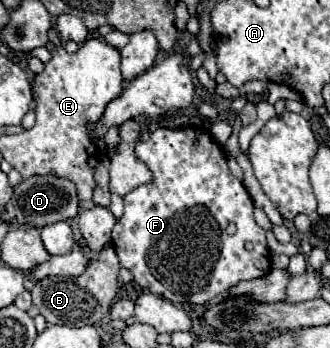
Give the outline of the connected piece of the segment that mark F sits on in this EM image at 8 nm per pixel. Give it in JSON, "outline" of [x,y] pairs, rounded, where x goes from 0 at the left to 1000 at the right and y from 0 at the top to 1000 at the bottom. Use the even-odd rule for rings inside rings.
{"outline":[[[561,362],[561,368],[476,368],[445,408],[415,408],[409,420],[409,443],[427,466],[439,466],[452,477],[452,489],[464,494],[464,523],[439,529],[439,534],[421,534],[409,546],[397,546],[373,575],[379,575],[379,615],[355,632],[348,655],[342,655],[342,707],[348,707],[348,724],[361,736],[361,753],[367,764],[391,770],[397,787],[403,787],[403,805],[427,822],[427,828],[445,828],[458,833],[464,845],[482,845],[506,862],[518,862],[524,874],[627,874],[639,868],[652,851],[670,851],[682,845],[694,828],[706,828],[718,810],[730,805],[773,805],[773,799],[791,799],[803,793],[815,776],[821,776],[821,753],[815,753],[815,718],[809,718],[809,701],[803,701],[803,661],[773,638],[767,626],[767,575],[755,563],[755,552],[736,540],[730,517],[718,517],[694,477],[688,477],[688,448],[676,437],[676,425],[645,402],[639,379],[621,374],[621,368],[603,368],[603,362]],[[694,644],[712,644],[712,672],[688,672],[688,649]]]}

